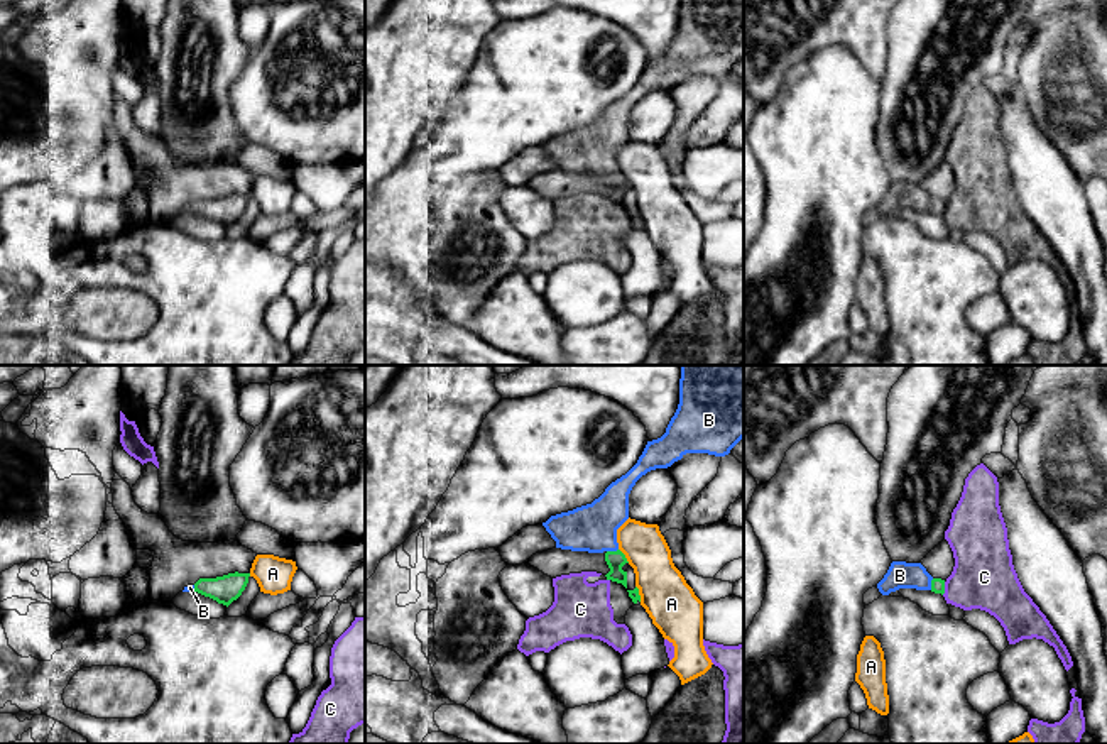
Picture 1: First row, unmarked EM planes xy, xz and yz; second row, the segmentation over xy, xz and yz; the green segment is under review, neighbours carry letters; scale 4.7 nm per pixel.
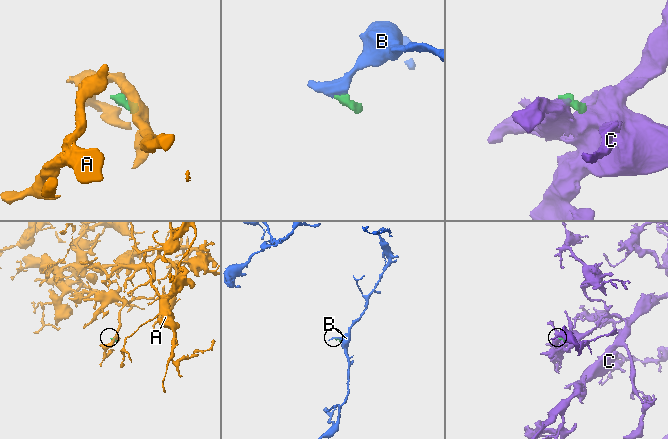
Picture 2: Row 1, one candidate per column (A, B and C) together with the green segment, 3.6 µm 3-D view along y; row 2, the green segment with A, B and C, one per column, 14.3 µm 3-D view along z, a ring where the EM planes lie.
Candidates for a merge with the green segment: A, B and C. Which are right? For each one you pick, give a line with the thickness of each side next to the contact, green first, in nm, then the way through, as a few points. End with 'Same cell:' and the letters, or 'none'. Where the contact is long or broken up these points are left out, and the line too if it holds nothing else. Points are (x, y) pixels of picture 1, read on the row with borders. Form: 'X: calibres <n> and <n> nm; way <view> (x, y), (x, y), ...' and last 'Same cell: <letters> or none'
B: calibres 90 and 220 nm; way xz (616, 560), (612, 552), (592, 528)
Same cell: B

